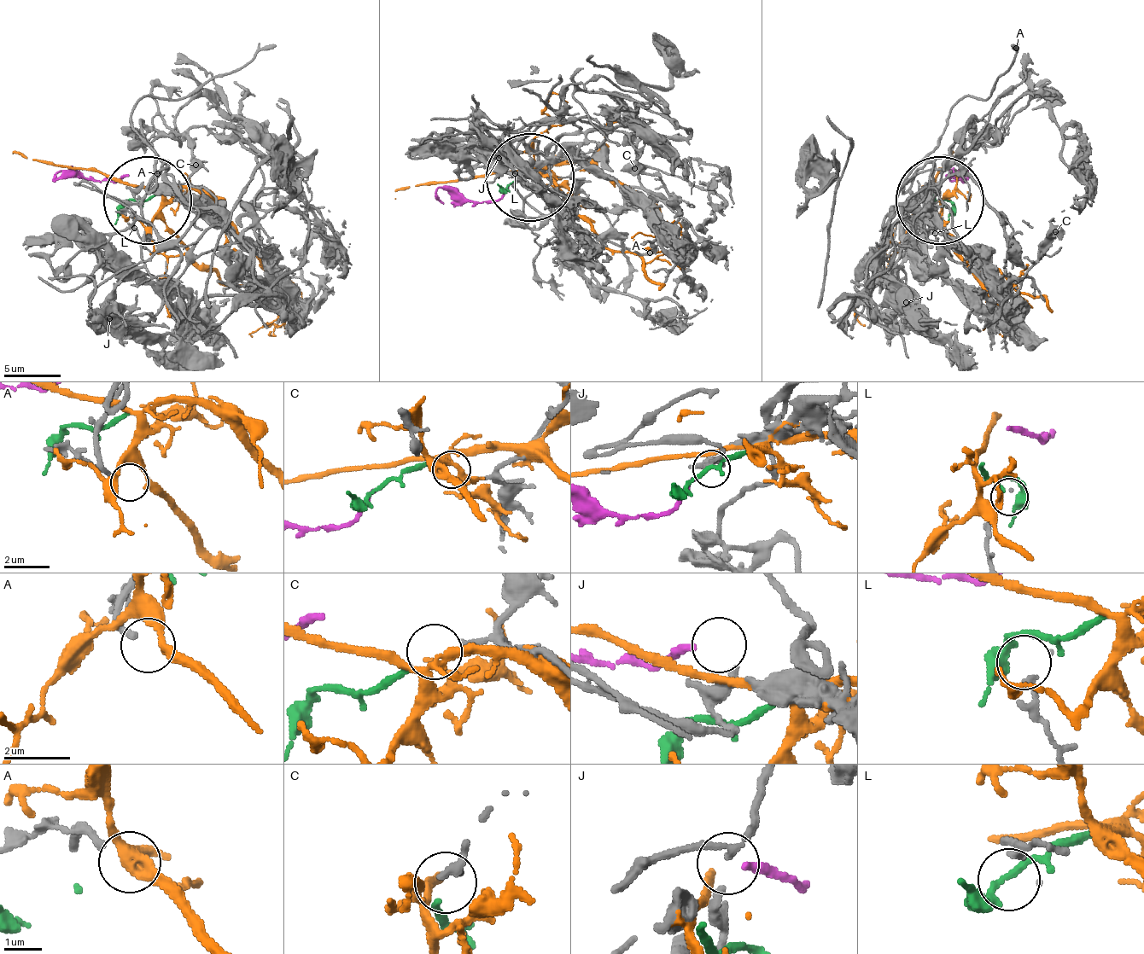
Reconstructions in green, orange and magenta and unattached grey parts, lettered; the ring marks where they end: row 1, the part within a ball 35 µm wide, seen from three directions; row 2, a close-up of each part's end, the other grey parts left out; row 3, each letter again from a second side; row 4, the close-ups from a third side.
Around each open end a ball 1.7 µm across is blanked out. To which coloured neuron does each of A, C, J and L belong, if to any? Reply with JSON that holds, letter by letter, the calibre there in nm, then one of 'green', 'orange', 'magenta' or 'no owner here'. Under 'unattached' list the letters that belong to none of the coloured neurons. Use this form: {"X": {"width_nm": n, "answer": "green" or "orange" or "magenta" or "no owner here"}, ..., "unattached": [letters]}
{"A": {"width_nm": 160, "answer": "orange"}, "C": {"width_nm": 130, "answer": "green"}, "J": {"width_nm": 240, "answer": "magenta"}, "L": {"width_nm": 100, "answer": "no owner here"}, "unattached": ["L"]}

